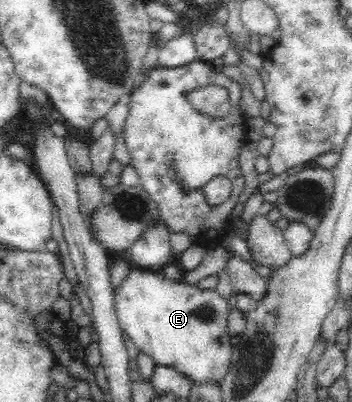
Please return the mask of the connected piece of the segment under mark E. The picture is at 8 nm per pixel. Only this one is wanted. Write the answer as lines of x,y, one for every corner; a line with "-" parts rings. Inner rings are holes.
132,265
113,296
122,330
156,365
176,369
190,377
192,384
208,381
221,384
230,364
233,345
227,327
228,302
215,289
200,290
196,285
173,282
160,271

